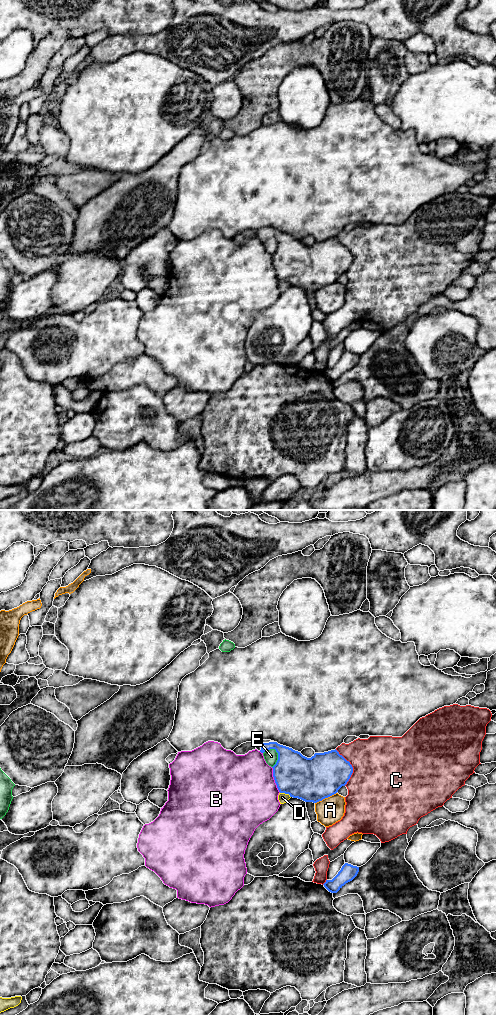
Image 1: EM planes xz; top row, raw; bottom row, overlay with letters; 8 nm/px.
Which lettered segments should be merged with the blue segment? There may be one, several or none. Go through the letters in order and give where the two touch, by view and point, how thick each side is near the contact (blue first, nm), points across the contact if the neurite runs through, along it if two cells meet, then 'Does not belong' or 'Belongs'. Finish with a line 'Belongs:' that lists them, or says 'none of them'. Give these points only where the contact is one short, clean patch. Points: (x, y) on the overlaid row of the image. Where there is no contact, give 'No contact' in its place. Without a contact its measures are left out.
A: Touches blue at xz (325, 797). Thickness 360 nm (blue) against 220 nm. Does not belong
B: Touches blue at xz (274, 779). Thickness 340 nm (blue) against 500 nm. Does not belong
C: Touches blue at xz (352, 767). Thickness 340 nm (blue) against 500 nm. Does not belong
D: Touches blue at xz (286, 793). Thickness 360 nm (blue) against 80 nm. Does not belong
E: Touches blue at xz (278, 756). Thickness 340 nm (blue) against 110 nm. Does not belong
Belongs: none of them

